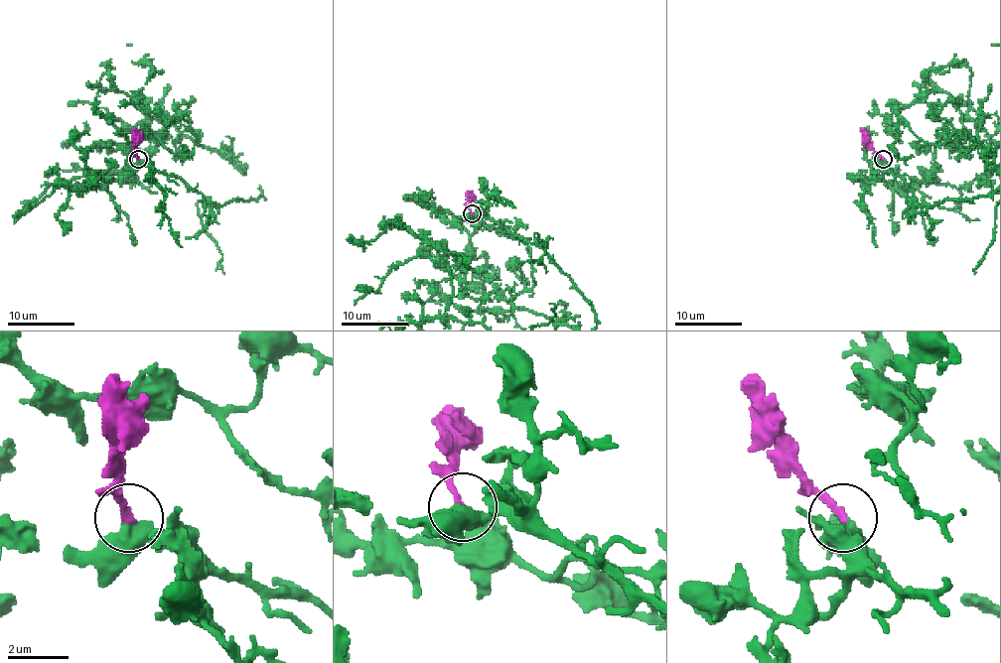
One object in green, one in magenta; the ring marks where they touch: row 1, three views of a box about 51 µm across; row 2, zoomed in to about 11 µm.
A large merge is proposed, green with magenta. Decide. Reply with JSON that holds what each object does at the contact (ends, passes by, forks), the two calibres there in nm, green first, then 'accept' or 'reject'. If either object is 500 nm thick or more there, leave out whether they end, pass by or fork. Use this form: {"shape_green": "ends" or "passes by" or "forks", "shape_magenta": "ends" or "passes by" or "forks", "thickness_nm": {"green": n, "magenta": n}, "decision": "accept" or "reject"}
{"shape_green": "passes by", "shape_magenta": "ends", "thickness_nm": {"green": 440, "magenta": 240}, "decision": "accept"}

